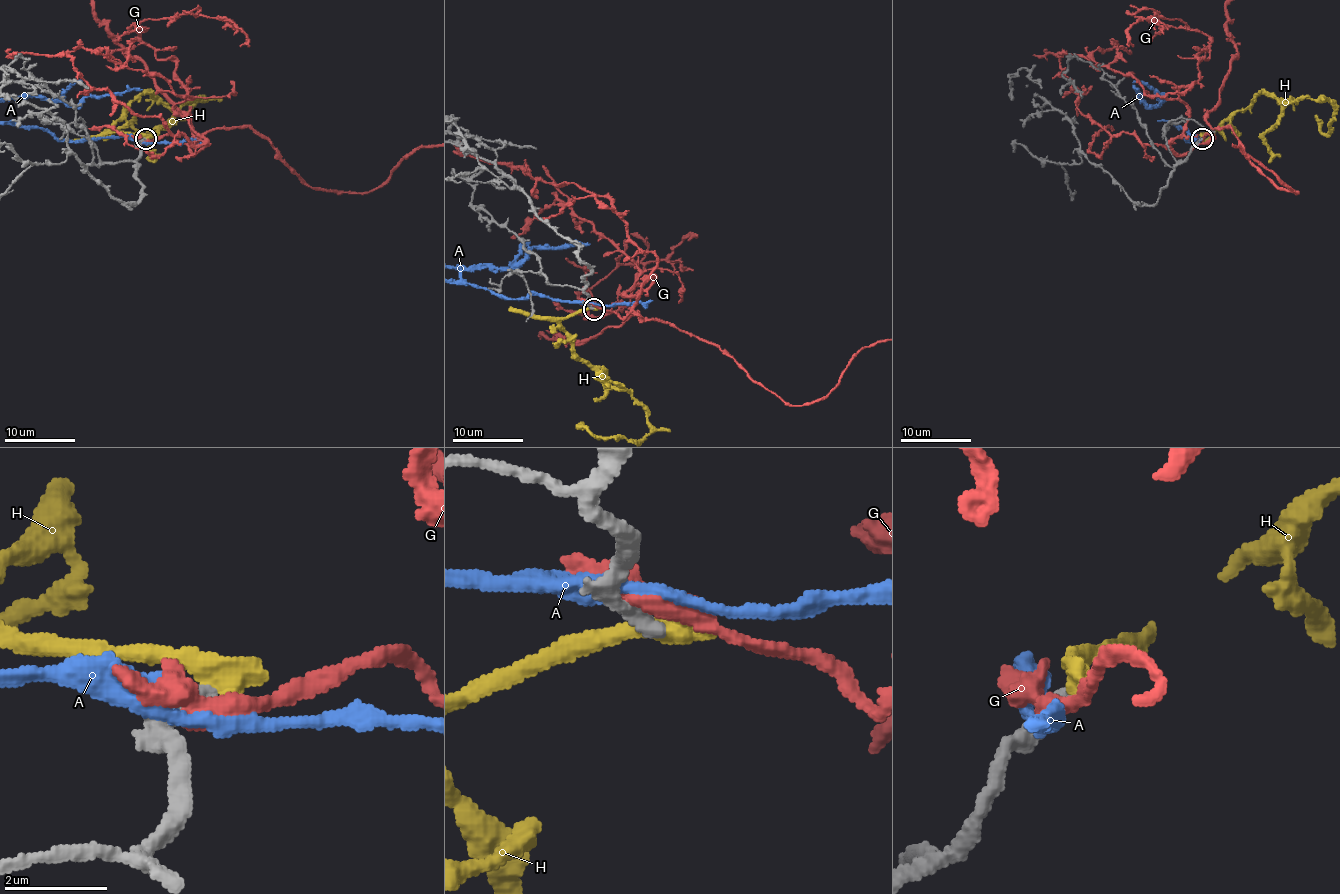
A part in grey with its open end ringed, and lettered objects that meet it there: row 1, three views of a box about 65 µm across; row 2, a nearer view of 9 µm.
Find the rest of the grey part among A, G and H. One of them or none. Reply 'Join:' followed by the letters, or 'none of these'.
Join: none of these

